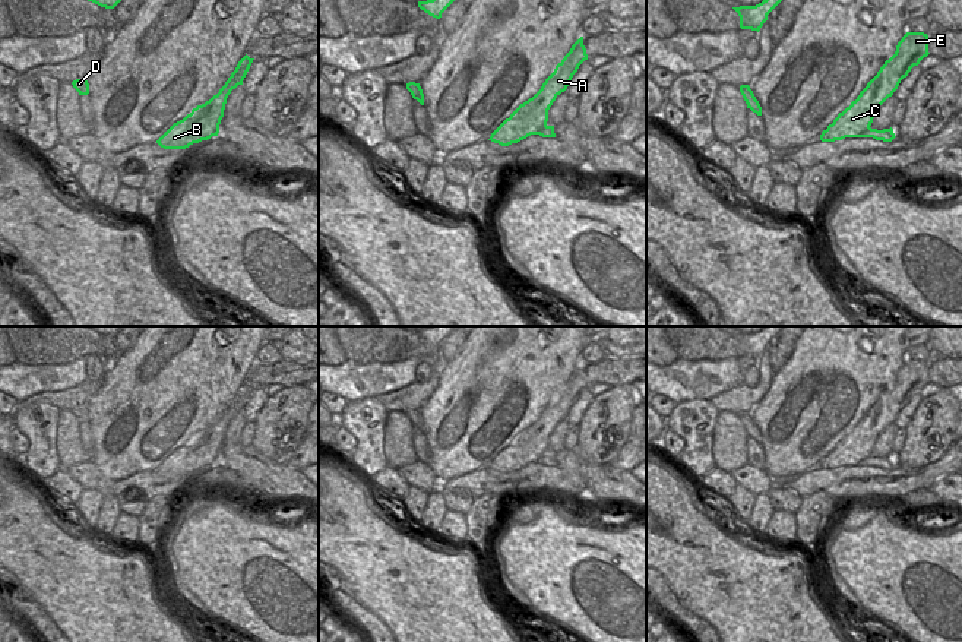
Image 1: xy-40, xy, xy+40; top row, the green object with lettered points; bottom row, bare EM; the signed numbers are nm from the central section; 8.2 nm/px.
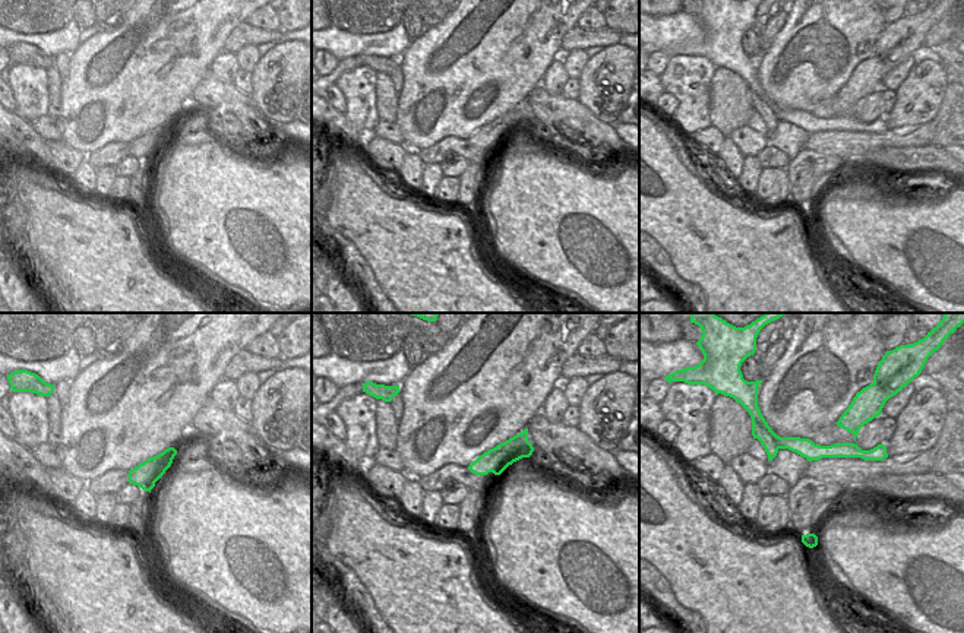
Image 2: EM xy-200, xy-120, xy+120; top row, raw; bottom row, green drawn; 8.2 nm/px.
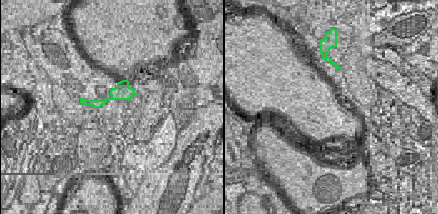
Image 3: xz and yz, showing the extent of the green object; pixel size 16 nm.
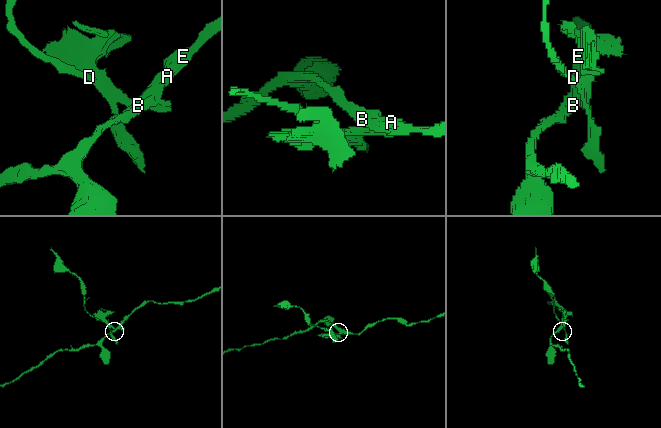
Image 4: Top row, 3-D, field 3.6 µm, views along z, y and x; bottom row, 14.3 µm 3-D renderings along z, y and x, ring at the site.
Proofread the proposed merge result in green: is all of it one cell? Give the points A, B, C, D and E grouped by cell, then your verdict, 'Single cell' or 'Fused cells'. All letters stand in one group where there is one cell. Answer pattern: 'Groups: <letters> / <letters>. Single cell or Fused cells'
Groups: A B C E / D. Fused cells

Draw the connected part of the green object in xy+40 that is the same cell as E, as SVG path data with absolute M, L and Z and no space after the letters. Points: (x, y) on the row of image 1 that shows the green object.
M906 32L898 42L895 54L885 61L857 99L822 132L820 140L835 142L845 137L860 137L870 129L876 110L893 95L911 69L928 54L928 35Z

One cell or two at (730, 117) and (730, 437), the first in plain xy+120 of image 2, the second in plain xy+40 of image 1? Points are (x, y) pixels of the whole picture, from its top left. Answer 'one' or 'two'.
one

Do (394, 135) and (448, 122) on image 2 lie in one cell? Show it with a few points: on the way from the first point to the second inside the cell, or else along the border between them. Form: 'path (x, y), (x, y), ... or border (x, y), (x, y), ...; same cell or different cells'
border (395, 122), (404, 142); different cells

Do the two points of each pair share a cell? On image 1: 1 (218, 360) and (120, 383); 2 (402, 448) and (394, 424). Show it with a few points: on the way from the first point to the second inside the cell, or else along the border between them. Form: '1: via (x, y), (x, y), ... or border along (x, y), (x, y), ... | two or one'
1: via (193, 361), (171, 383), (145, 383) | one
2: via (398, 442), (398, 430) | one

